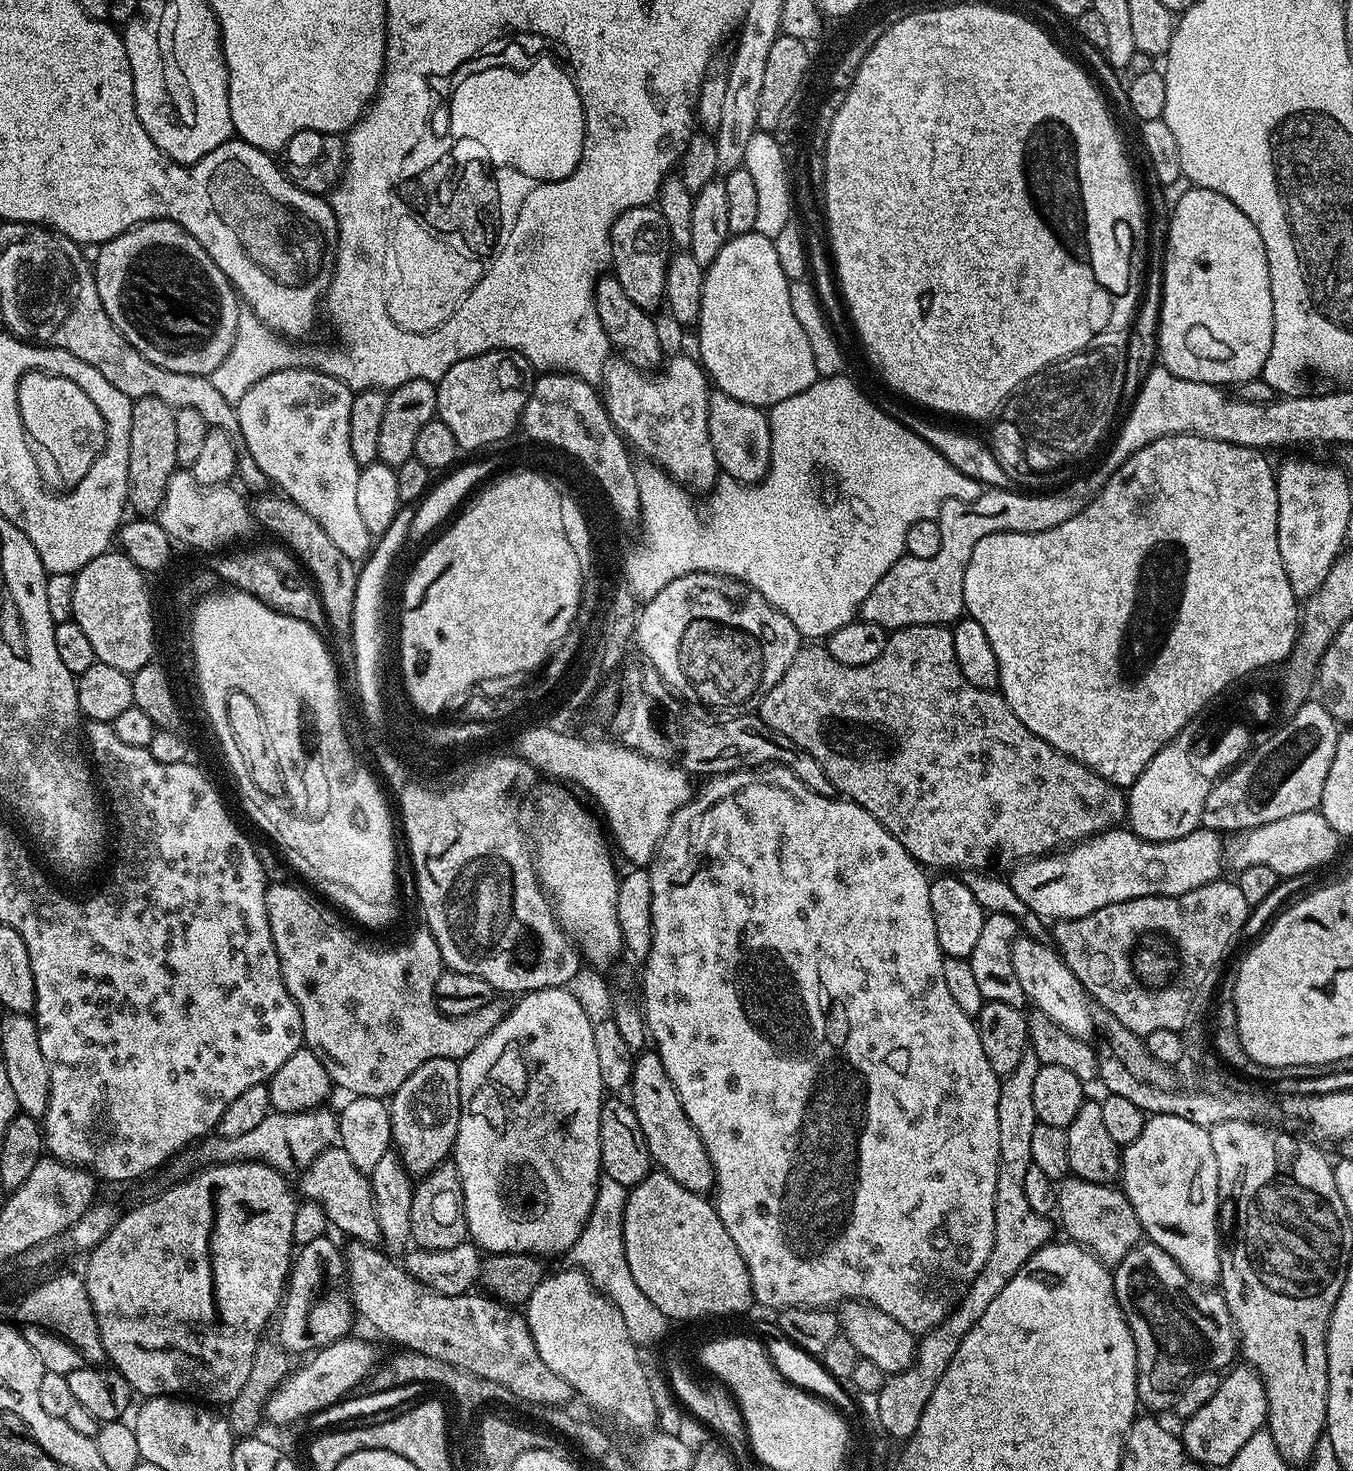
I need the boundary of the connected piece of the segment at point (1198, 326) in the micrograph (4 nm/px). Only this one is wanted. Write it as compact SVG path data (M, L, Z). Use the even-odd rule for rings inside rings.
M1193 186L1179 199L1176 208L1171 209L1169 232L1166 251L1163 254L1163 300L1160 304L1159 321L1159 353L1158 360L1170 374L1178 378L1186 378L1190 382L1215 384L1217 386L1237 386L1259 377L1264 370L1264 363L1270 354L1270 342L1274 334L1274 310L1272 309L1272 295L1270 294L1270 266L1266 258L1266 246L1262 242L1262 234L1258 234L1258 226L1242 214L1230 198L1218 194L1209 188Z

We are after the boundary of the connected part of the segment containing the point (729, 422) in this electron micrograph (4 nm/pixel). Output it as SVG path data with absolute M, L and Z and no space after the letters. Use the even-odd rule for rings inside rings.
M719 390L708 393L708 425L716 467L739 484L758 484L770 466L770 426L765 409L755 408Z

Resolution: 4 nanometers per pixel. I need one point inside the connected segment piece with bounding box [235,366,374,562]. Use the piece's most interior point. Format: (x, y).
(295, 423)

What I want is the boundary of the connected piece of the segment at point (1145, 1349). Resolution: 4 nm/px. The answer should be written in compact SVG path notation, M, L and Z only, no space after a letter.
M1151 1242L1137 1244L1126 1254L1126 1258L1122 1258L1120 1264L1115 1265L1112 1281L1116 1287L1120 1309L1134 1338L1136 1398L1143 1407L1145 1404L1149 1408L1145 1408L1149 1413L1160 1414L1156 1412L1164 1412L1167 1408L1169 1411L1176 1403L1176 1393L1191 1376L1197 1376L1200 1372L1227 1369L1233 1363L1231 1360L1237 1359L1236 1324L1232 1321L1223 1292L1191 1280L1186 1270L1182 1270L1182 1266L1178 1266L1178 1262L1174 1262L1174 1258L1166 1254L1166 1250Z

